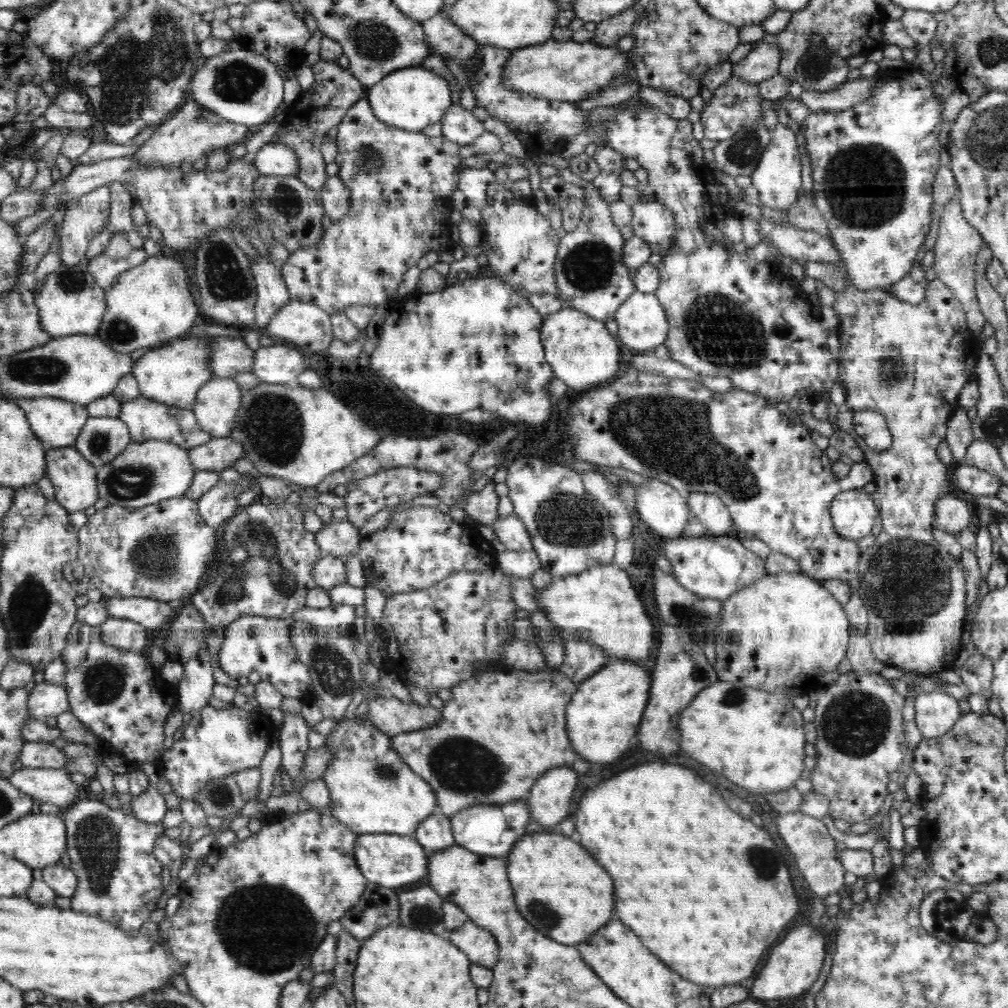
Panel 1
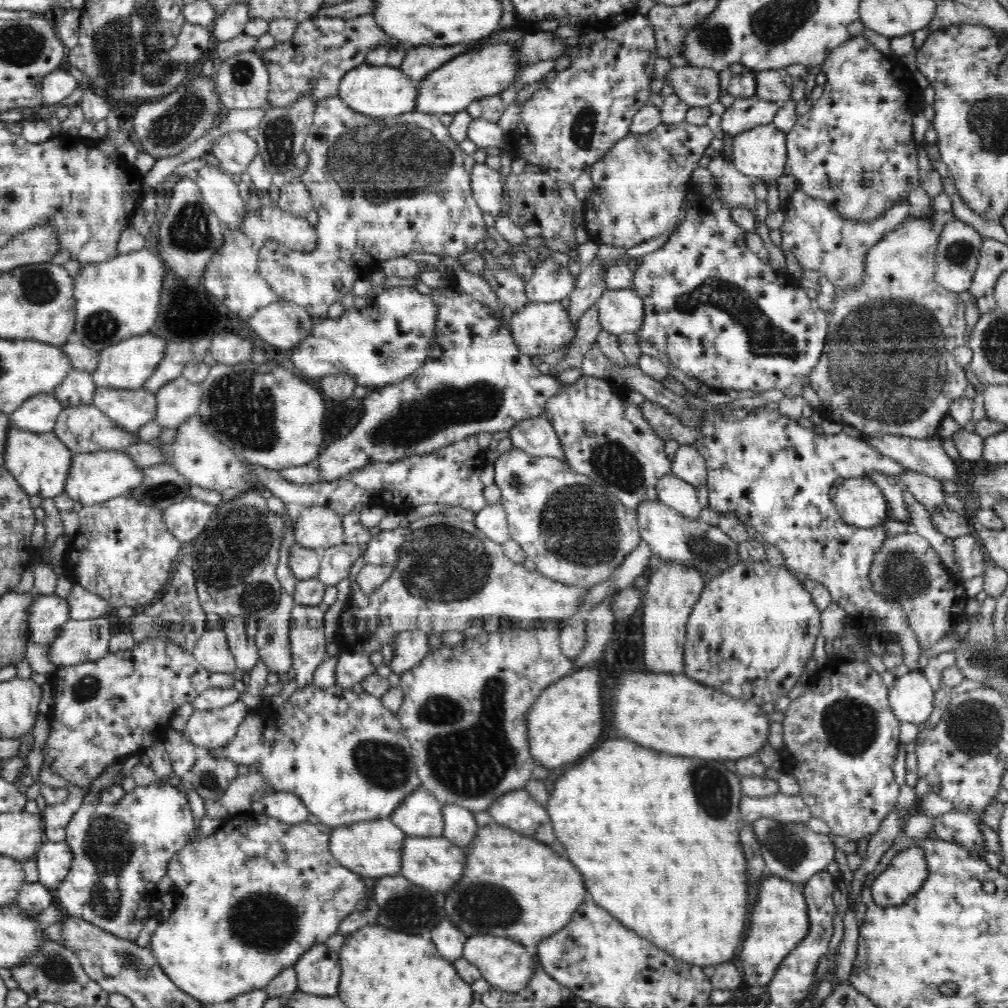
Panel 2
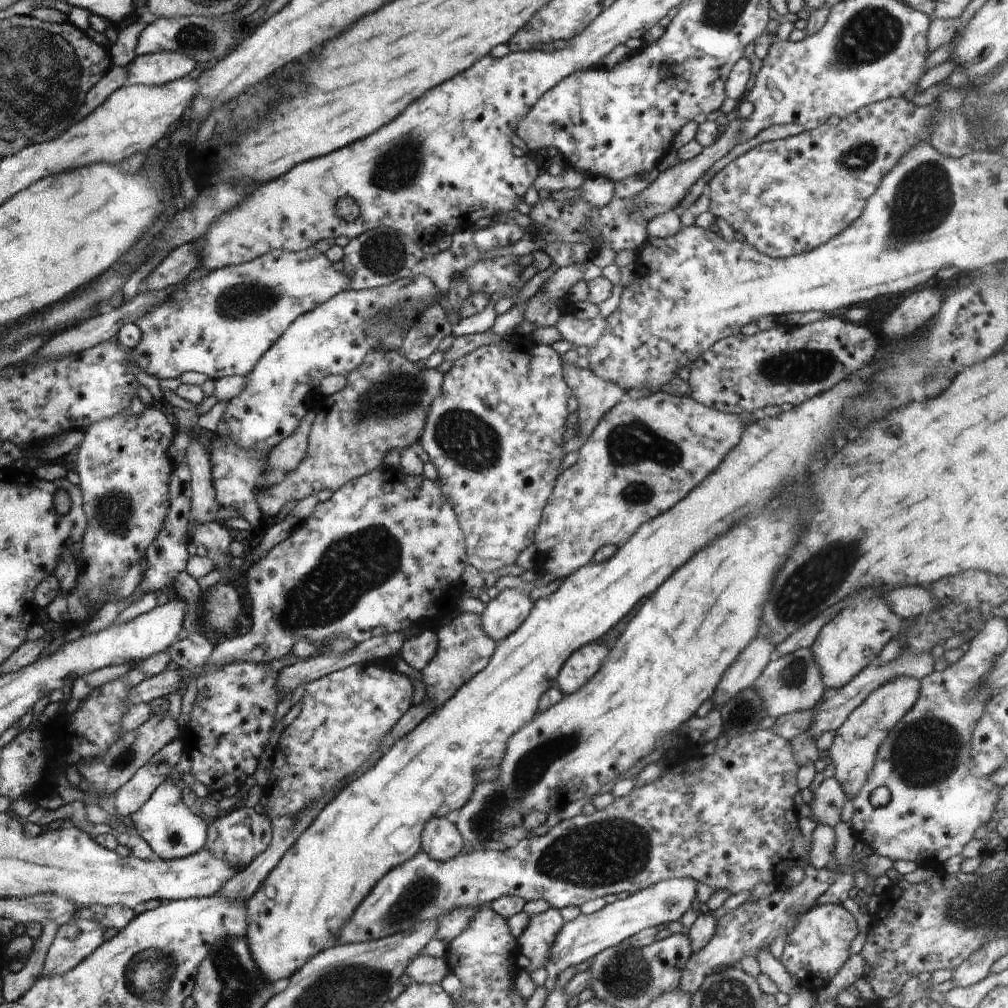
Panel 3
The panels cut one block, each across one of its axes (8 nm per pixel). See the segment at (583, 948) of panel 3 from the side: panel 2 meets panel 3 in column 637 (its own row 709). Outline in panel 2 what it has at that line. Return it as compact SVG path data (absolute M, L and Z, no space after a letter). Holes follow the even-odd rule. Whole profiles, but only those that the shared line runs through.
M909 671L888 690L888 704L900 722L920 724L934 708L935 693L921 671Z

